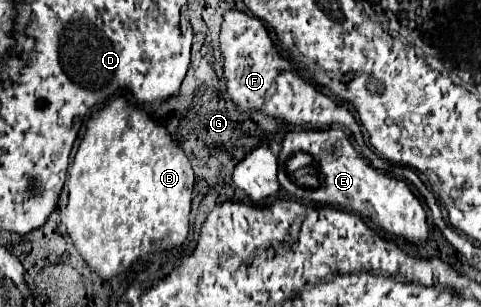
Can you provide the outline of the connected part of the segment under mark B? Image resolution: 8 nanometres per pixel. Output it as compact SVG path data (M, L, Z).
M125 95L115 97L103 109L95 111L85 127L79 151L67 171L67 233L85 263L103 279L111 279L117 273L127 271L135 259L171 249L187 239L195 175L185 151L171 139L169 131L153 121L143 109L133 107Z

